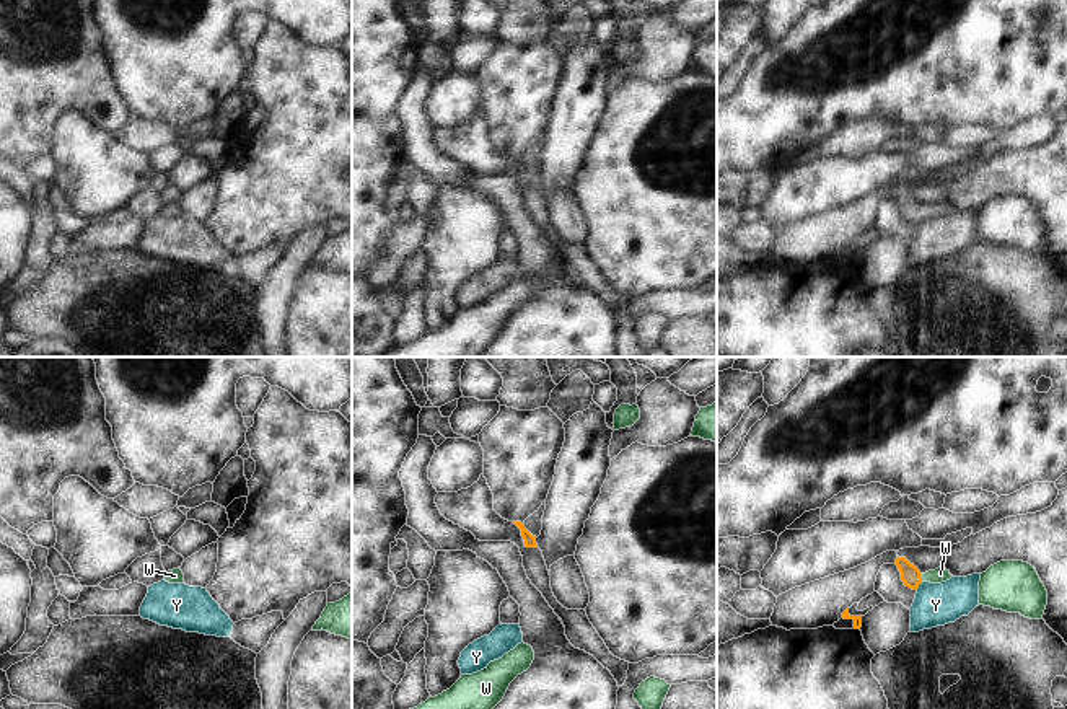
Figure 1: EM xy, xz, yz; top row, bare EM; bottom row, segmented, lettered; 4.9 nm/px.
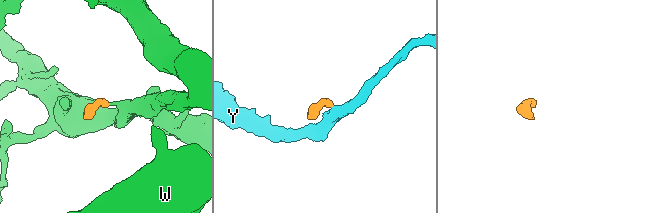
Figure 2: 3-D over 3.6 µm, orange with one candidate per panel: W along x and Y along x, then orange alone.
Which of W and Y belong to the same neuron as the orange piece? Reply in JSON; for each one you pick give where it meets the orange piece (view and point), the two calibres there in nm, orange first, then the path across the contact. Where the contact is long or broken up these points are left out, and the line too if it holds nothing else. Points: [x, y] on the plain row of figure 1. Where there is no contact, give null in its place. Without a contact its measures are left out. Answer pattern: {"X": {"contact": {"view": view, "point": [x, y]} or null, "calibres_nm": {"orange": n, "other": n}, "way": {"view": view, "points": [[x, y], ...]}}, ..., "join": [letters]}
{"W": {"contact": {"view": "yz", "point": [921, 212]}, "calibres_nm": {"orange": 100, "other": 70}, "way": {"view": "yz", "points": [[909, 209], [921, 212], [940, 209]]}}, "join": ["W"]}

